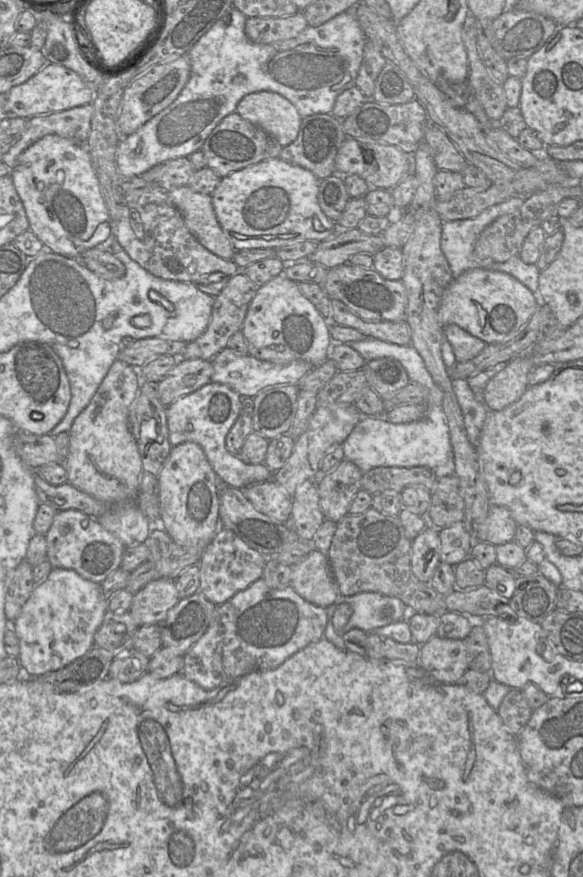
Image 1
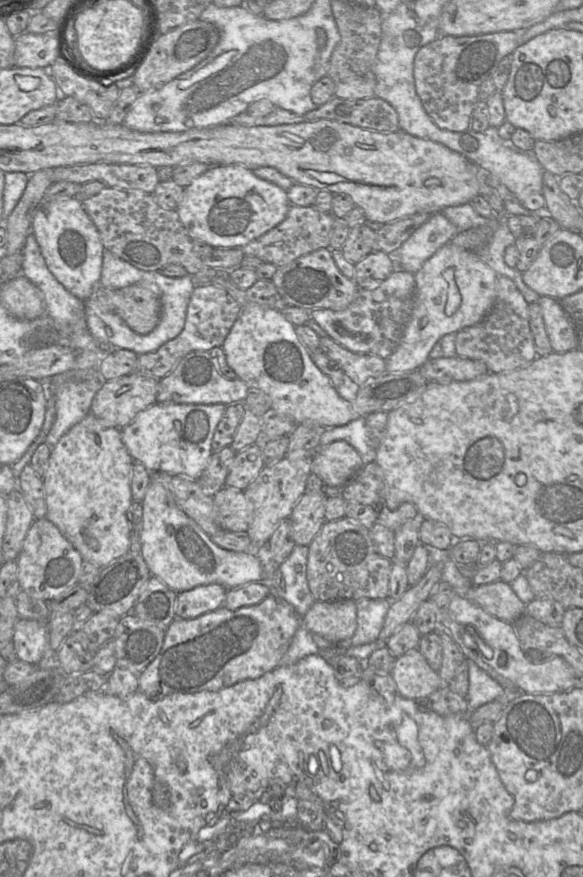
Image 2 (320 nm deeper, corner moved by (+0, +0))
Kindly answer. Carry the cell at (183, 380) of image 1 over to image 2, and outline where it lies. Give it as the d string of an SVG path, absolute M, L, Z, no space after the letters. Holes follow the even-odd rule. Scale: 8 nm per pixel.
M130 374L118 379L106 381L94 396L90 413L108 428L122 429L142 410L156 403L159 380Z

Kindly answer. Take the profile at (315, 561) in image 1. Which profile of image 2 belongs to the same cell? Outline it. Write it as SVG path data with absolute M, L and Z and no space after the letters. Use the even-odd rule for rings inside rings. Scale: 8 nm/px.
M150 482L144 499L141 540L141 555L152 576L159 578L176 593L191 590L198 586L220 584L232 589L244 584L261 582L265 572L254 554L229 551L216 545L211 537L176 504L172 495L159 482Z

